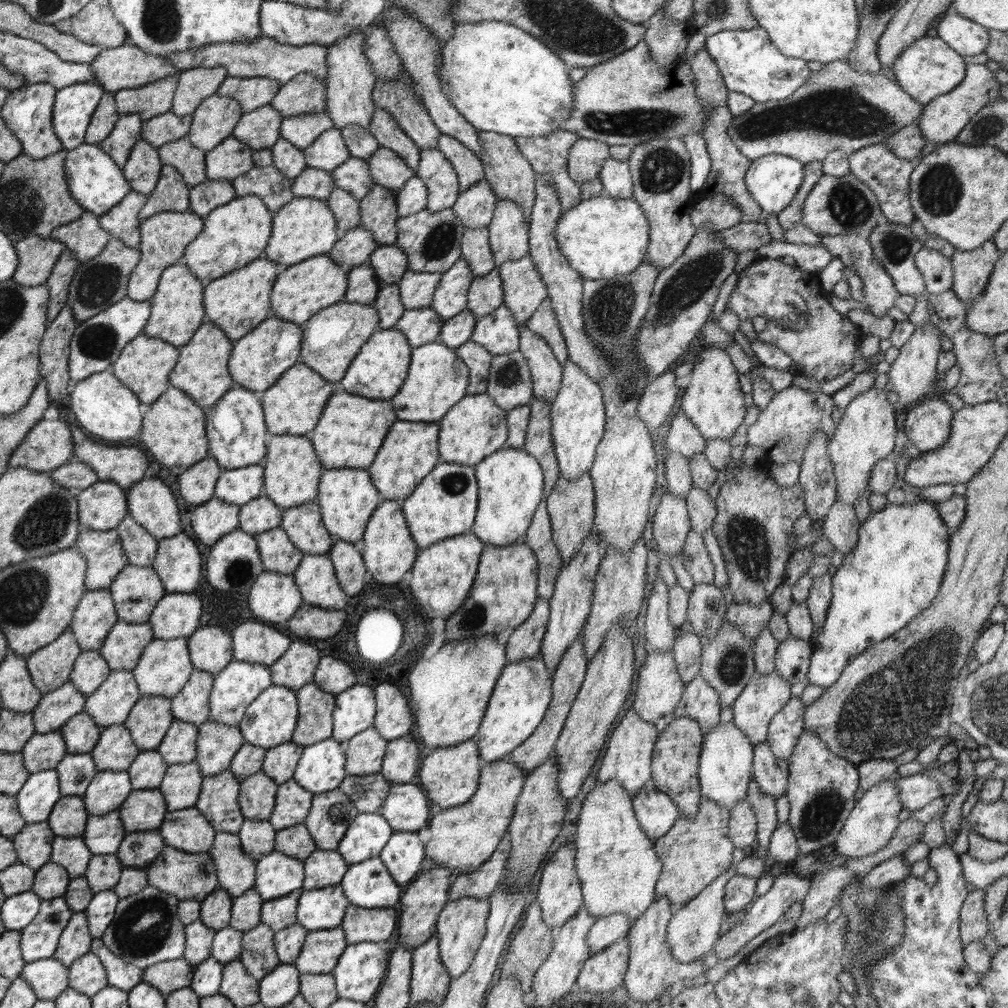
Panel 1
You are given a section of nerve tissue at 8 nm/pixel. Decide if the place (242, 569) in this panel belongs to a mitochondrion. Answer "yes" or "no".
yes

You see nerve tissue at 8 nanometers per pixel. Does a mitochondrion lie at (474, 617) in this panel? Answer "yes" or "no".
yes

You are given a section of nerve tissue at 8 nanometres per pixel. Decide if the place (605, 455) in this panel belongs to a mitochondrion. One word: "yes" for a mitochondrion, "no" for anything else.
no

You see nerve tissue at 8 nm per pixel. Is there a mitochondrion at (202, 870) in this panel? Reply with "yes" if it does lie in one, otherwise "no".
yes

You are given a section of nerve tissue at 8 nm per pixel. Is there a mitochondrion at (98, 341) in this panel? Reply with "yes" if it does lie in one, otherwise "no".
yes

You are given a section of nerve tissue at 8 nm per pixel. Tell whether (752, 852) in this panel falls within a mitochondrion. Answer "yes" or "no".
no

